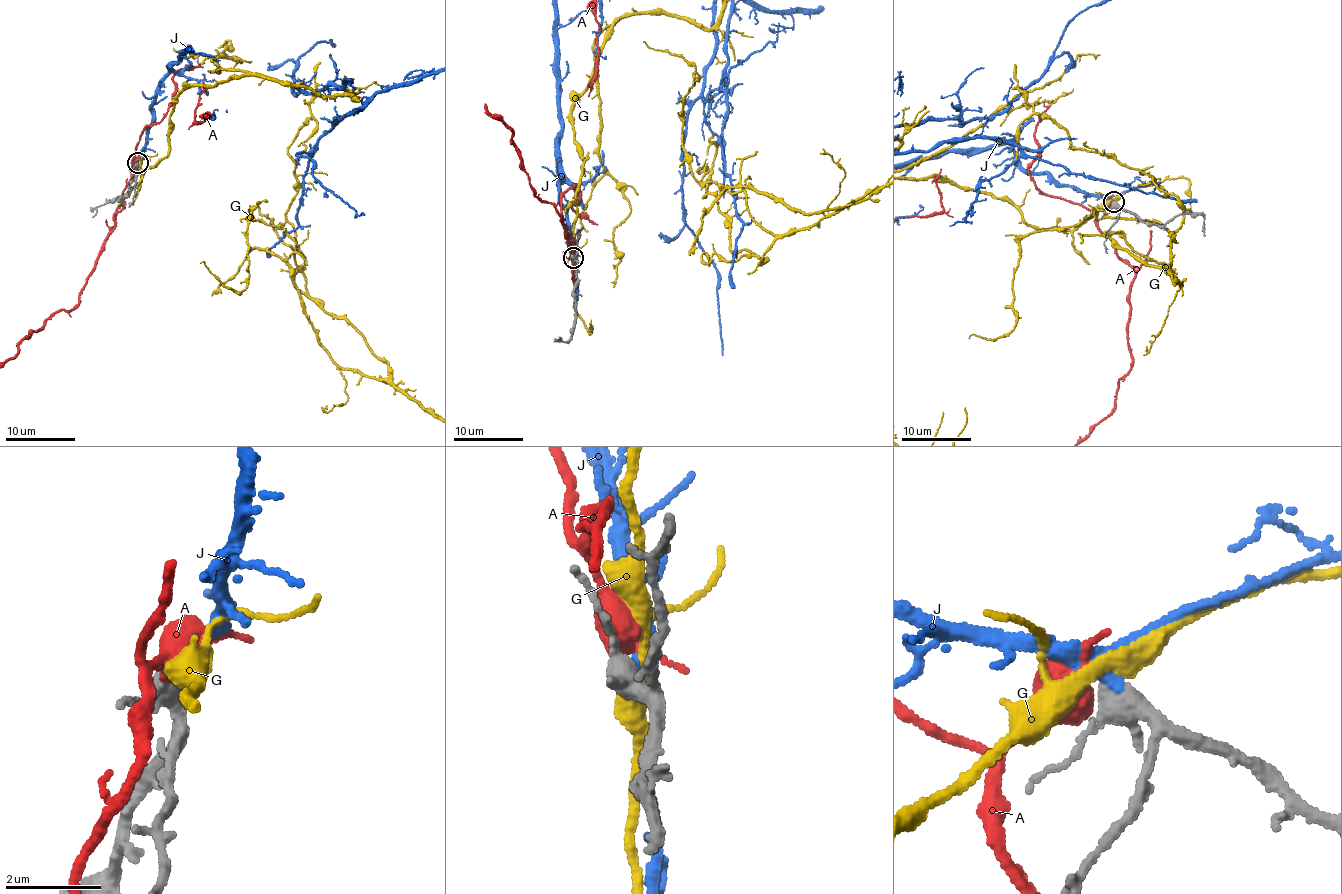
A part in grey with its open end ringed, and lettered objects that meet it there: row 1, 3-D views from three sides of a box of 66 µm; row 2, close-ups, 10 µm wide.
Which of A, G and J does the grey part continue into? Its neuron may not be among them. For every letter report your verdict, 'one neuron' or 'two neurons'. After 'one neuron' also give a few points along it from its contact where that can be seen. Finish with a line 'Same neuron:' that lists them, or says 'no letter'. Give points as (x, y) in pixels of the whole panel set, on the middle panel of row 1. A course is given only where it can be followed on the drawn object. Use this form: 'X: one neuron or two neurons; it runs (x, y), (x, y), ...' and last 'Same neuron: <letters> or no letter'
A: two neurons
G: two neurons
J: one neuron
Same neuron: J

